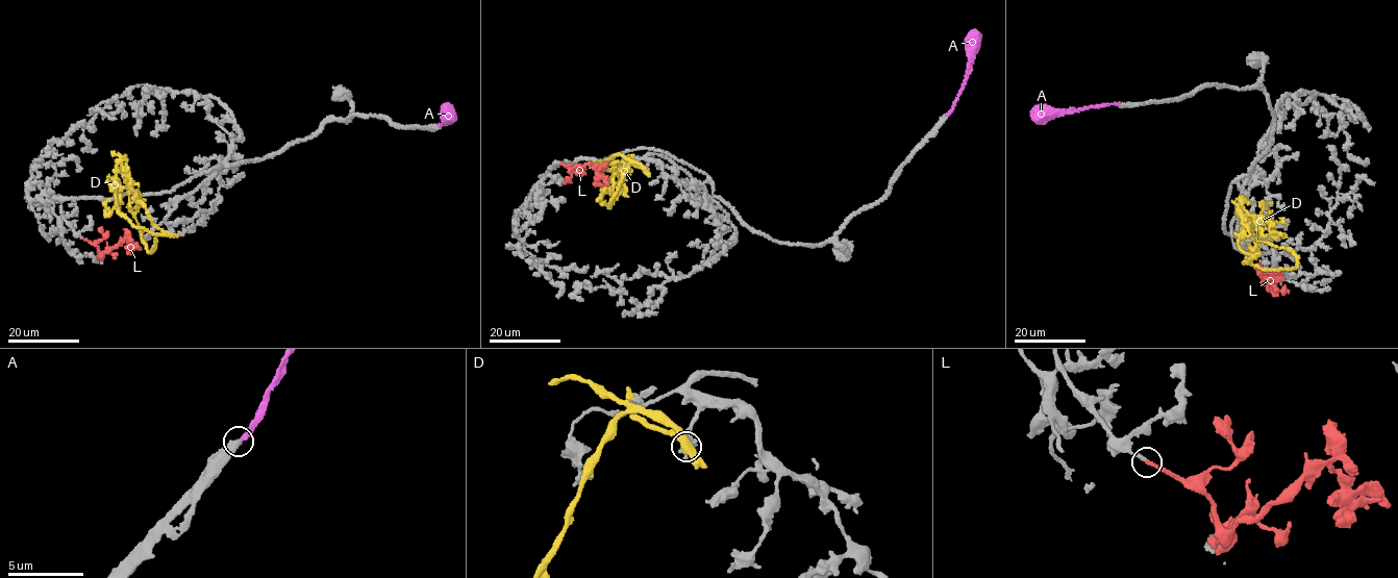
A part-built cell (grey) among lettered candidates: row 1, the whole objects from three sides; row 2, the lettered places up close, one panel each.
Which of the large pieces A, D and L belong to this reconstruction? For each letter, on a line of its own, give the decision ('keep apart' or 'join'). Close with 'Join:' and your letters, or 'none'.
A: keep apart
D: keep apart
L: join
Join: L

